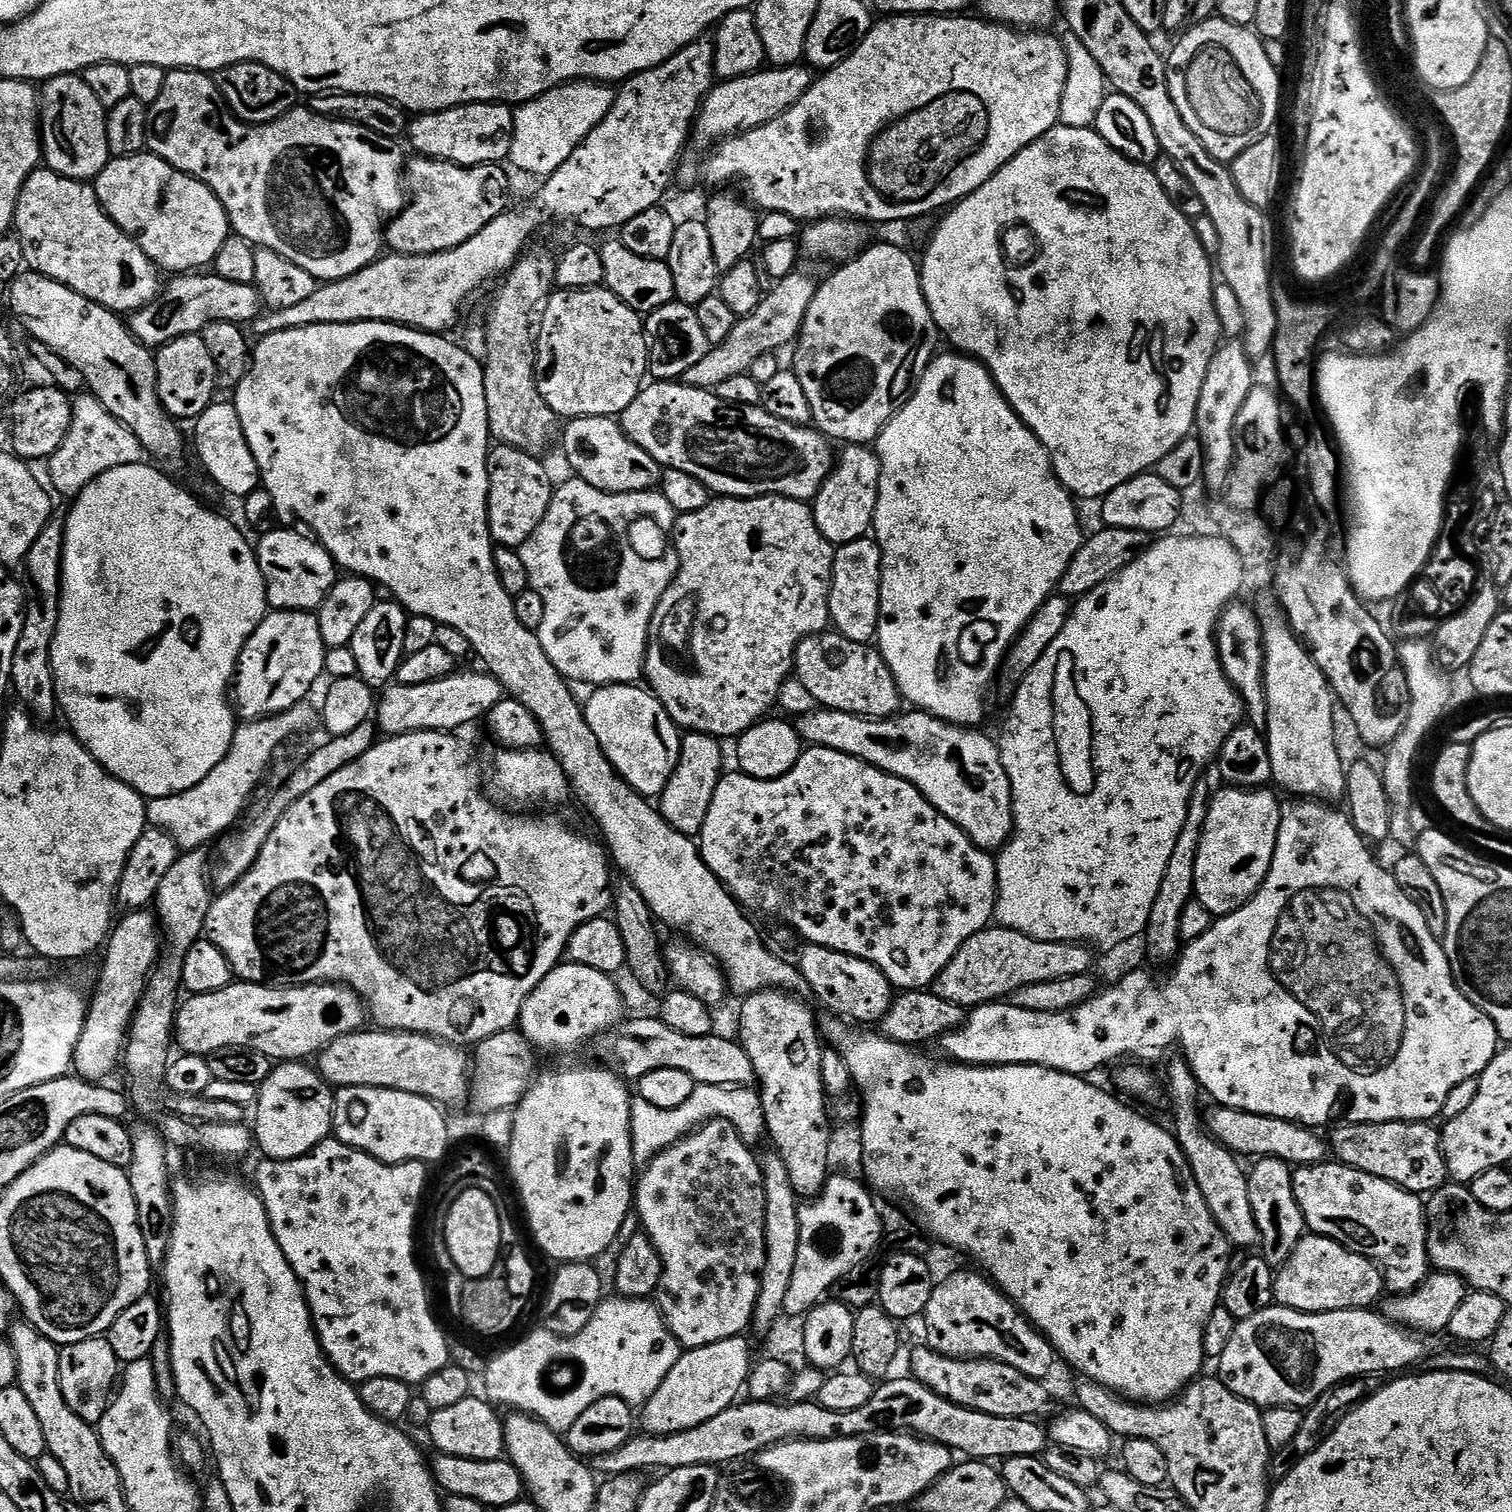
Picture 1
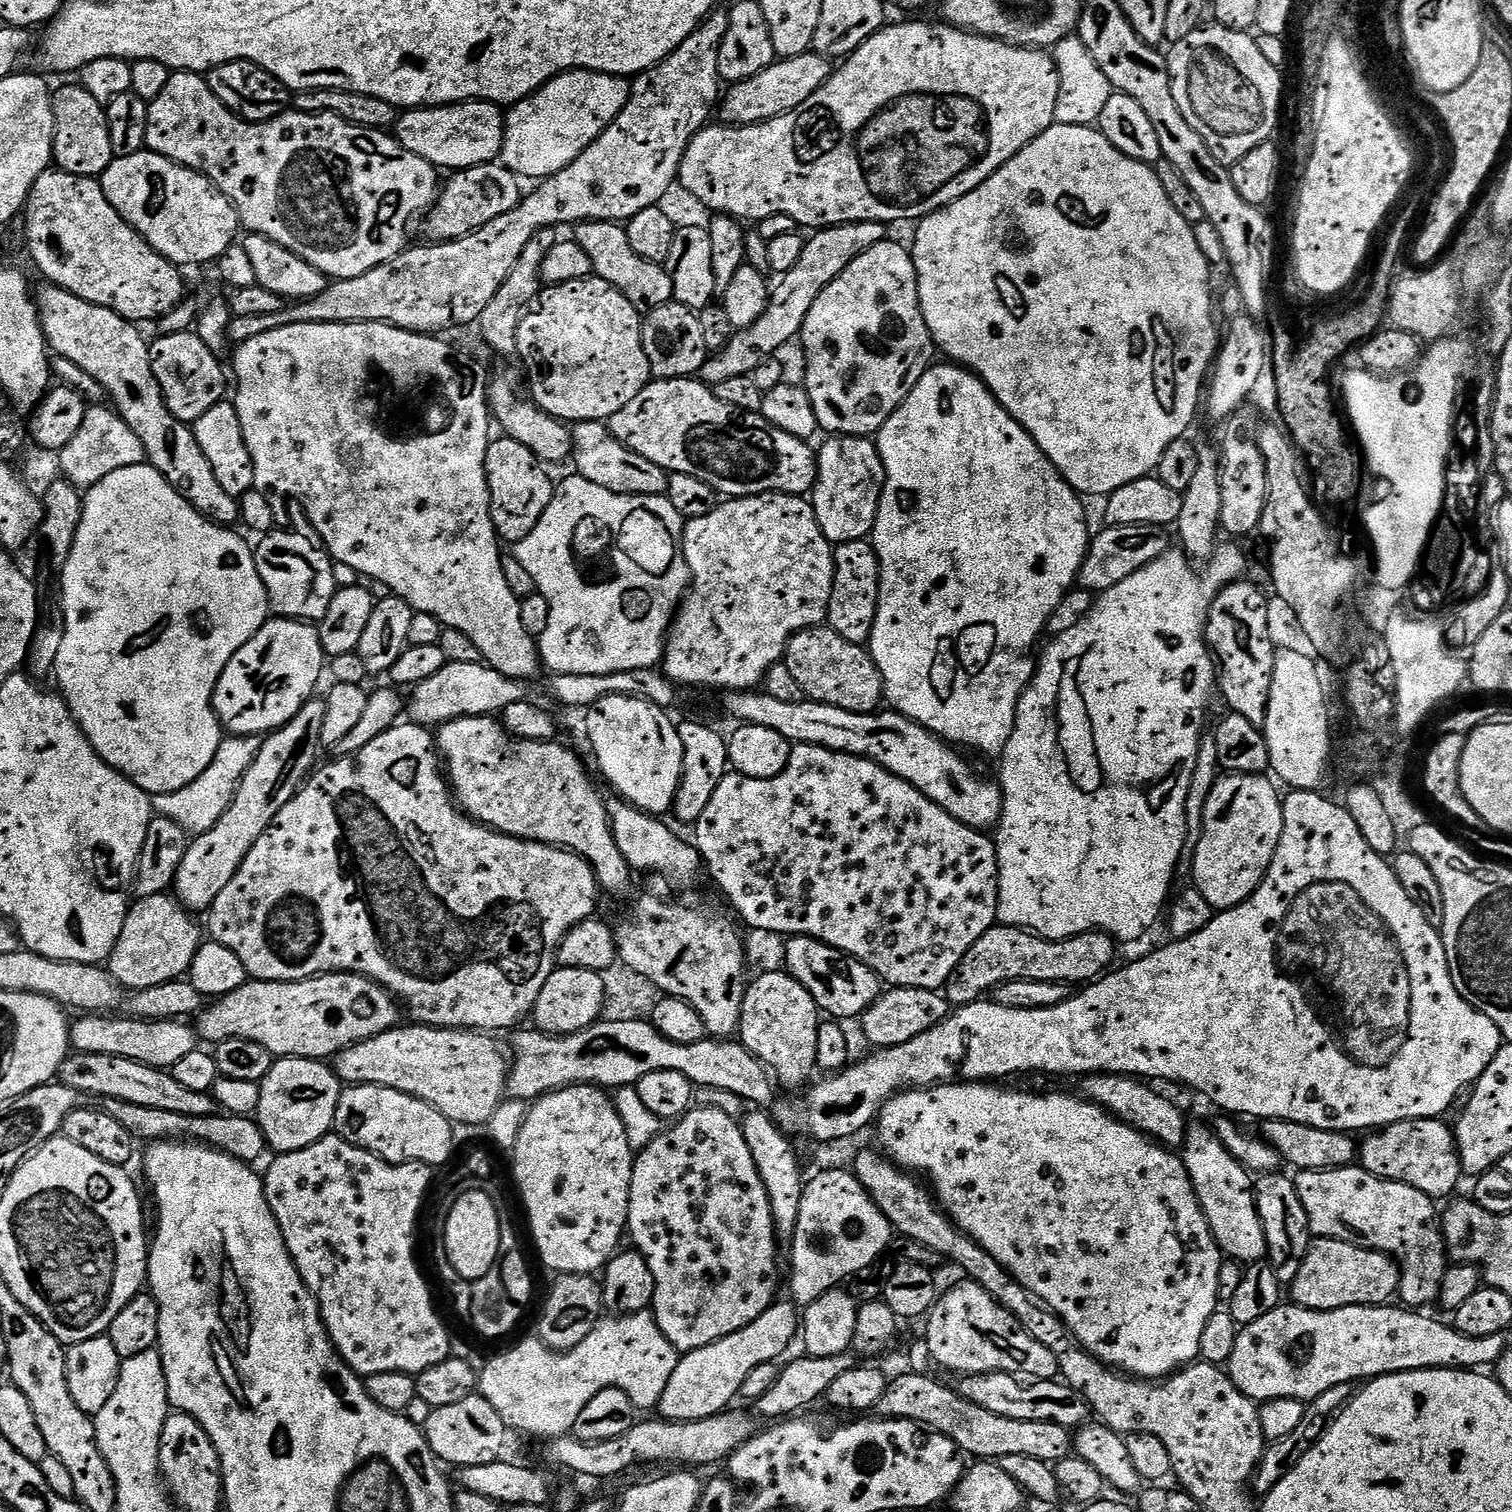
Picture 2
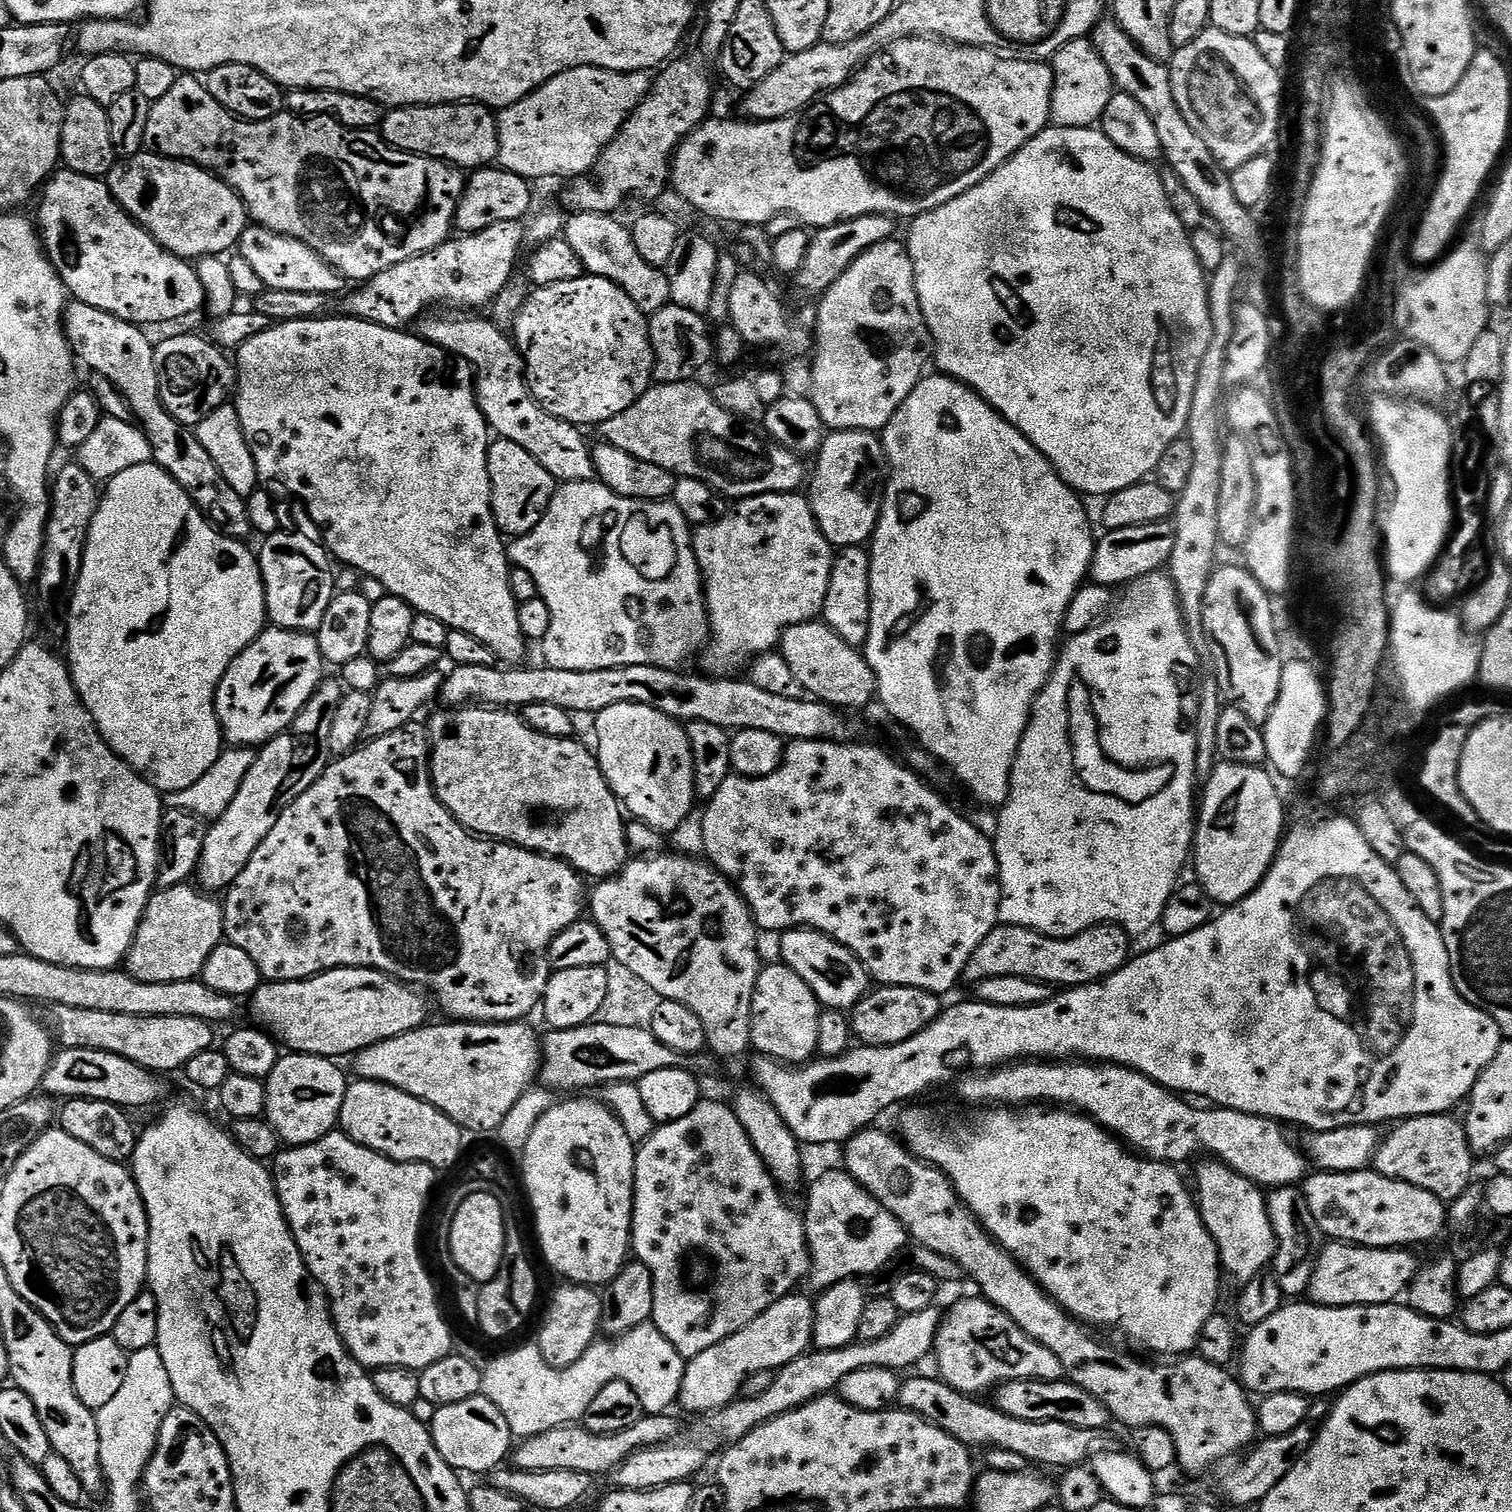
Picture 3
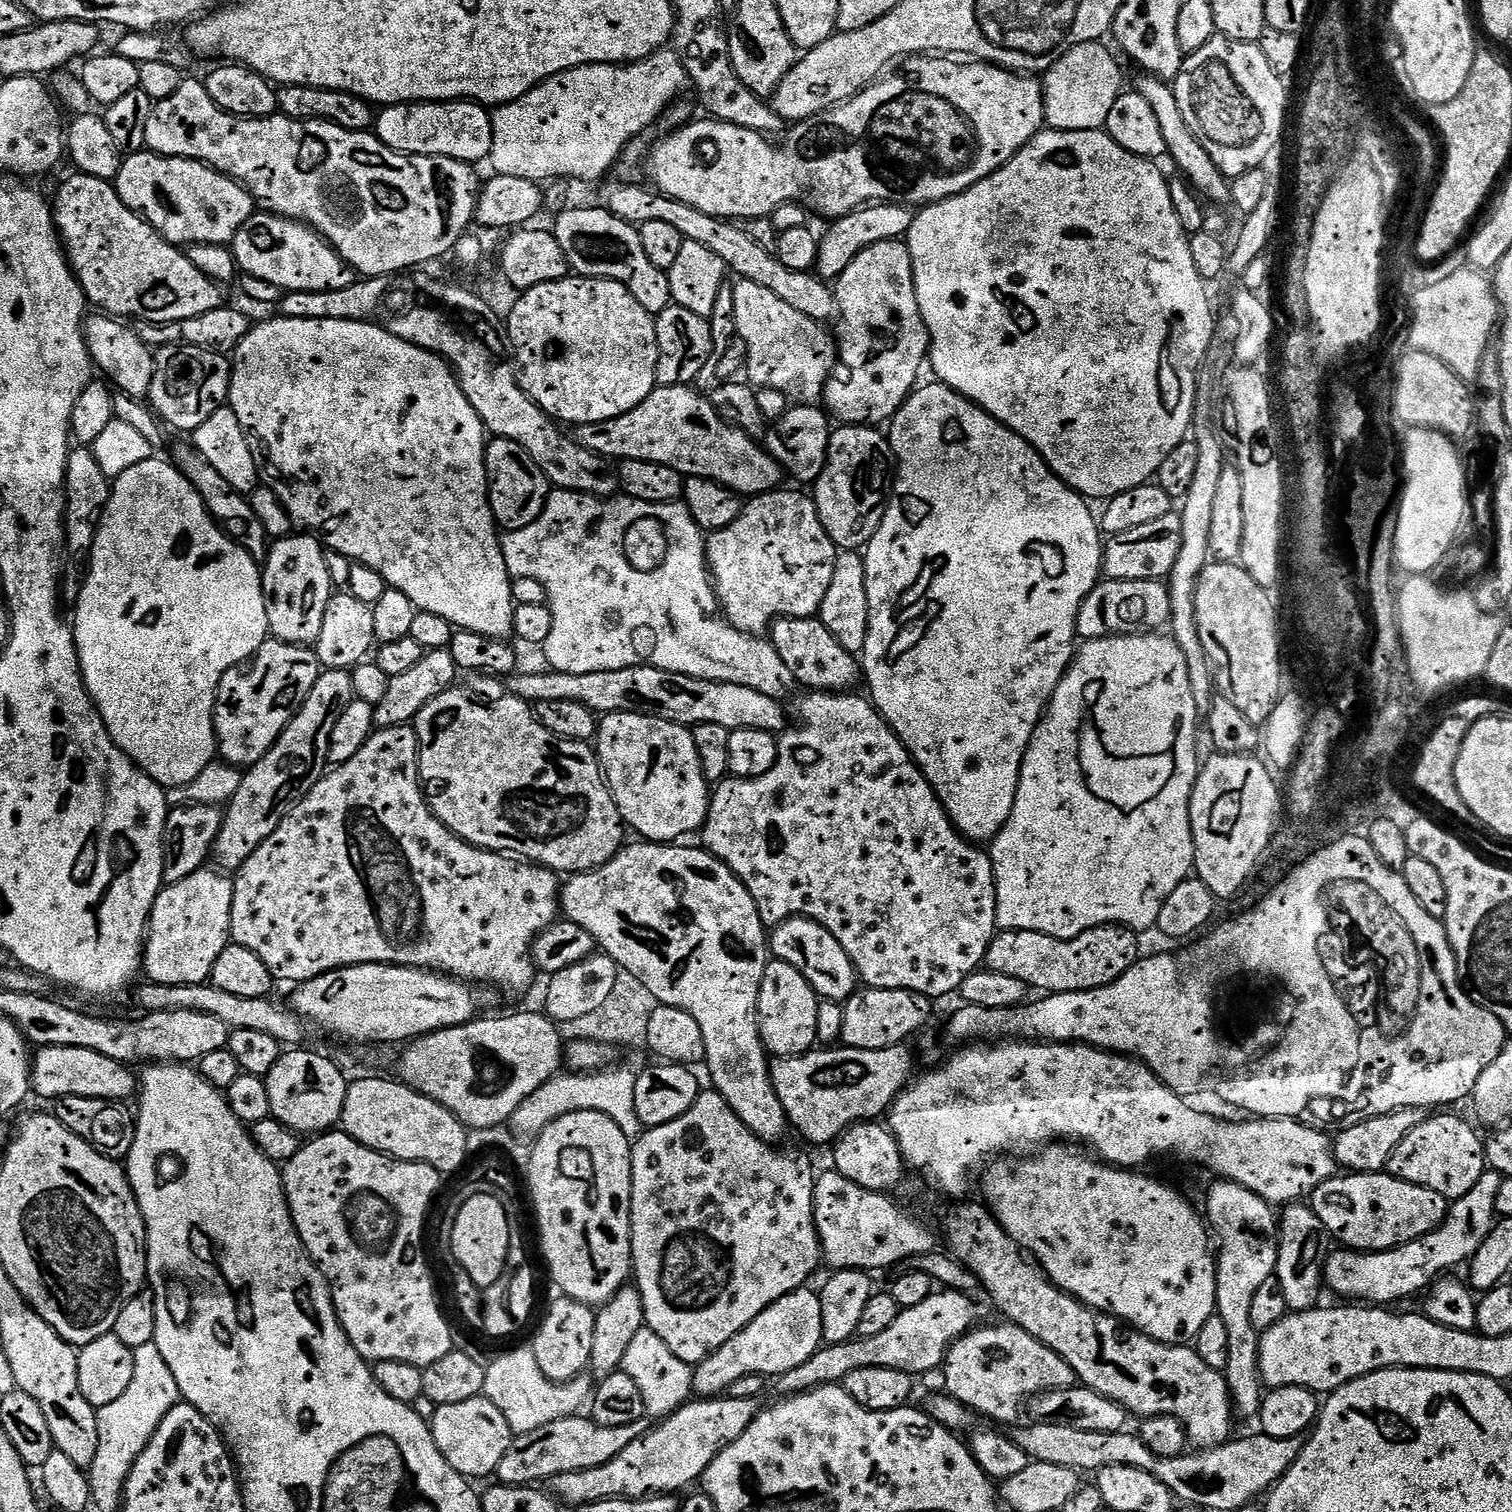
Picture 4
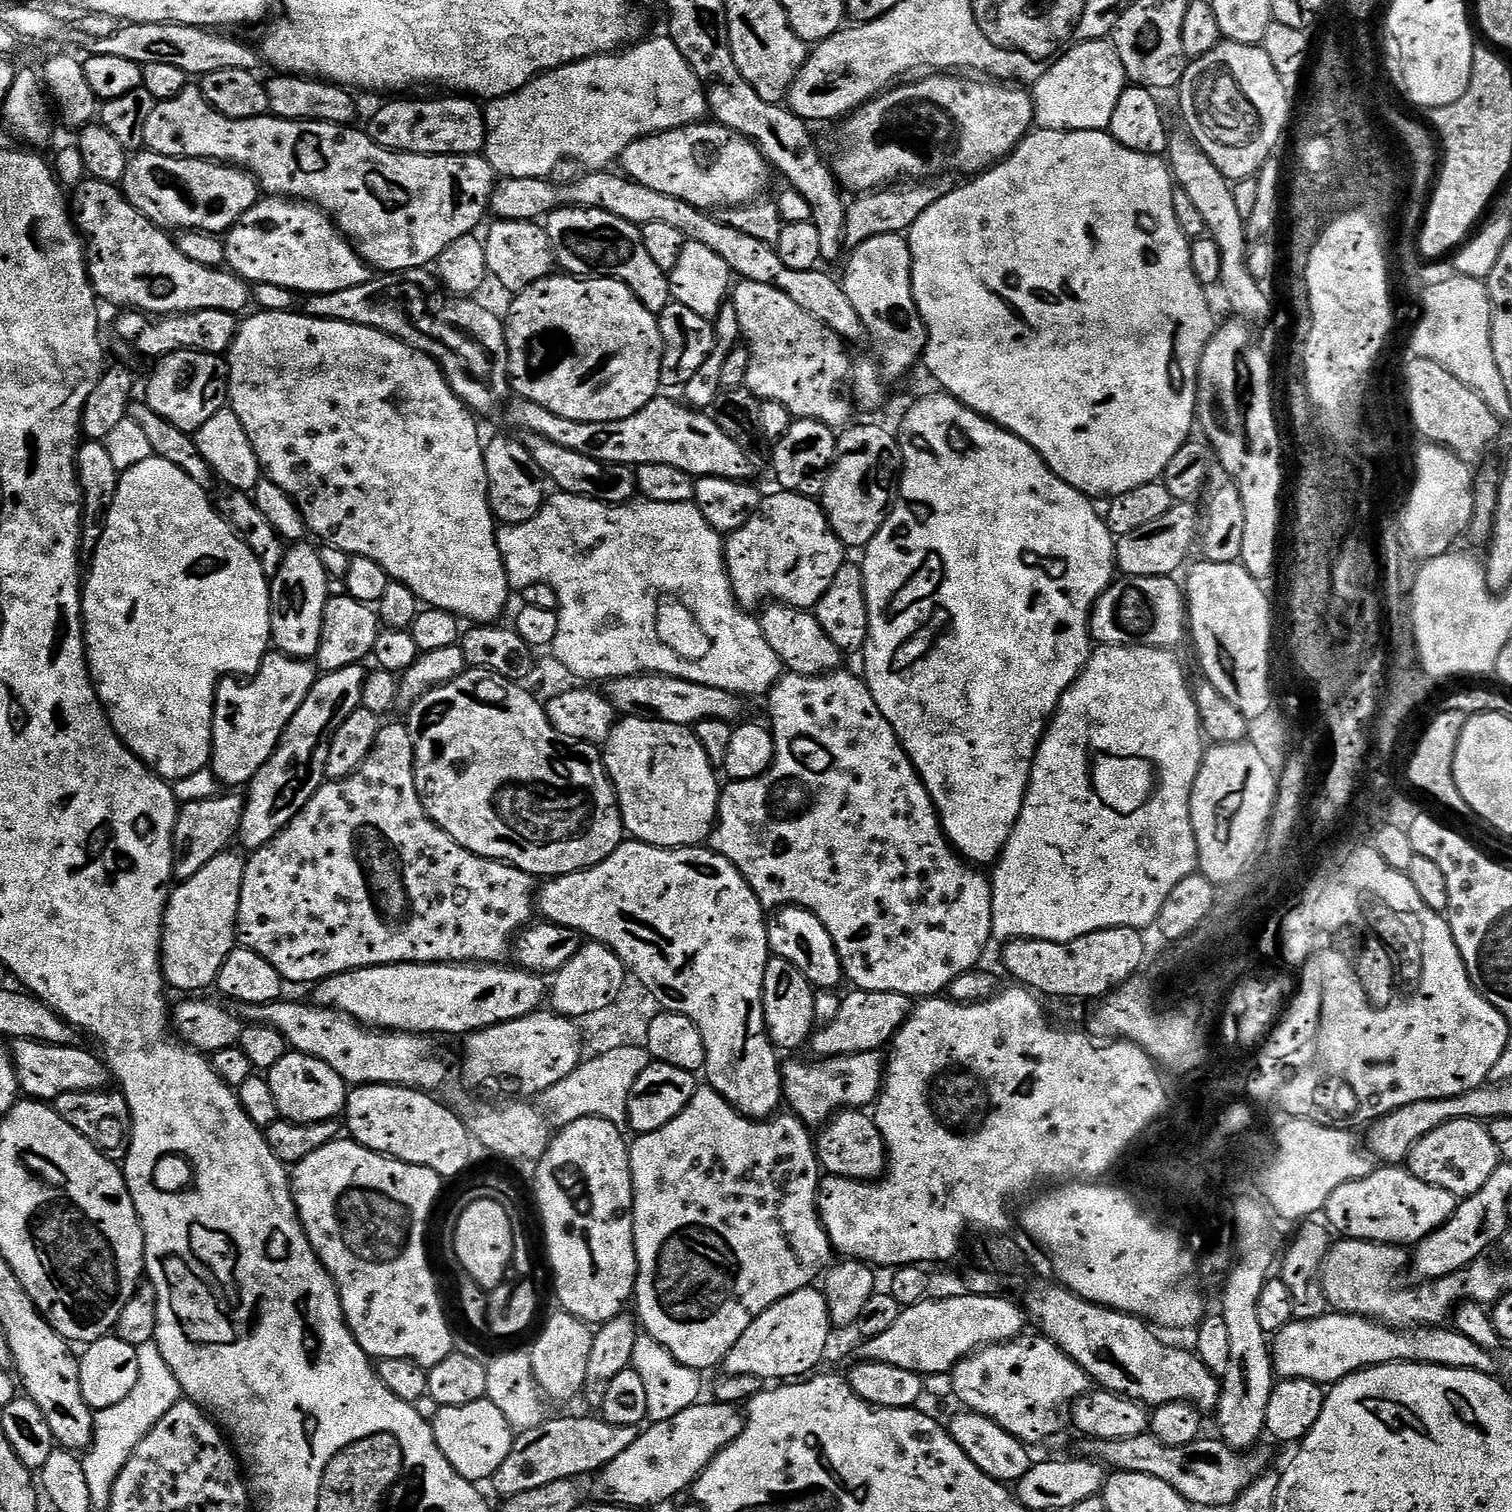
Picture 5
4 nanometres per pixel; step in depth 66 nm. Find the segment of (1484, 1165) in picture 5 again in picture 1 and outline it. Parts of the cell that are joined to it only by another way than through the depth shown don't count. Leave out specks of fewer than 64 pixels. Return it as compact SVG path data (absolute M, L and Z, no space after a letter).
M1391 1120L1381 1124L1346 1124L1331 1129L1330 1152L1341 1164L1357 1168L1374 1178L1382 1178L1386 1182L1396 1184L1407 1192L1431 1194L1449 1183L1448 1167L1444 1157L1444 1141L1439 1127L1432 1122L1418 1120Z

